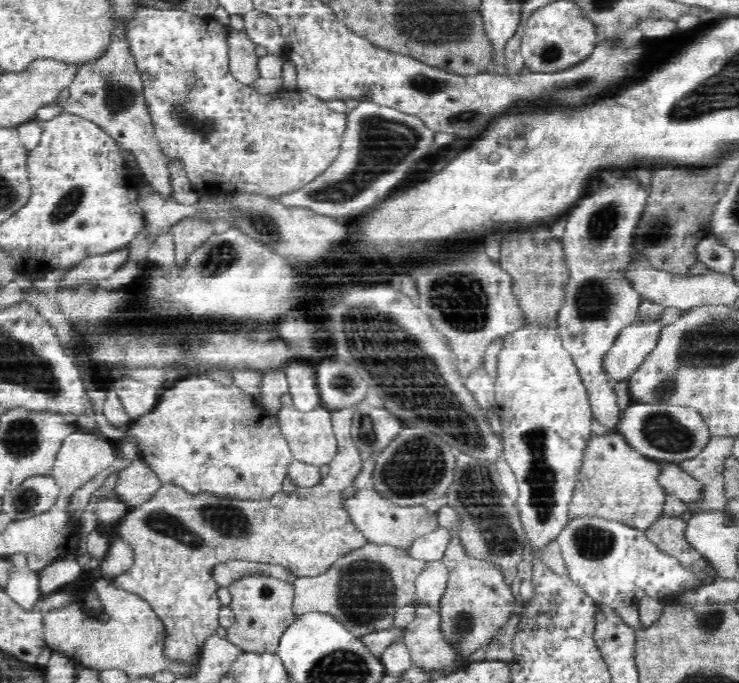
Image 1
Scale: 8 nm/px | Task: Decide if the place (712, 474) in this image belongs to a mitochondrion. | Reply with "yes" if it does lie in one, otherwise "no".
no

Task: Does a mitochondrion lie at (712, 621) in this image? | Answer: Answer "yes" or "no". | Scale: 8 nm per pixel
yes

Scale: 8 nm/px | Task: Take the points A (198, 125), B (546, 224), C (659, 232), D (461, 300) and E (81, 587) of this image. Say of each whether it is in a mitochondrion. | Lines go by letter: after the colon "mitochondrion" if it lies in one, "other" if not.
A: mitochondrion
B: other
C: mitochondrion
D: mitochondrion
E: other

